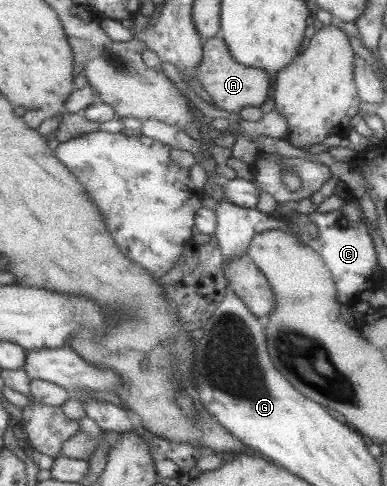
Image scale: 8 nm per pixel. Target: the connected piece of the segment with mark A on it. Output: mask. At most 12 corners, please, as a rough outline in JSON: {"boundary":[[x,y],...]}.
{"boundary":[[219,34],[194,71],[215,107],[260,107],[267,71],[237,63]]}

